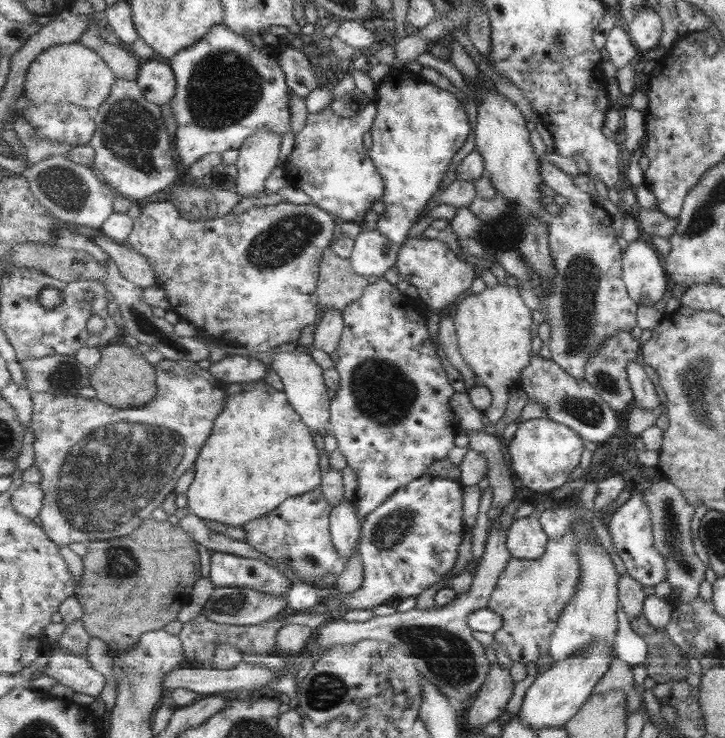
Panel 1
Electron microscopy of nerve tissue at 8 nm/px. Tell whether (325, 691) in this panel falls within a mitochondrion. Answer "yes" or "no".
yes

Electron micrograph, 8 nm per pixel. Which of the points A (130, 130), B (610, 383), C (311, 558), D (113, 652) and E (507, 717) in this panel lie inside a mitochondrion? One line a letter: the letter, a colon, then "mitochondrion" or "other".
A: mitochondrion
B: mitochondrion
C: mitochondrion
D: other
E: other

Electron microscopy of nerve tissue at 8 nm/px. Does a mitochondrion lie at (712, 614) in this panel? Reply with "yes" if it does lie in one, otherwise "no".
no

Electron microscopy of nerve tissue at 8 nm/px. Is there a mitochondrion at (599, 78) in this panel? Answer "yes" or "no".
no

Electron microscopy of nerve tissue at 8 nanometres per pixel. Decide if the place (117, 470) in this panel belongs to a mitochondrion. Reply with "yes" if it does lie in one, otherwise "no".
yes

